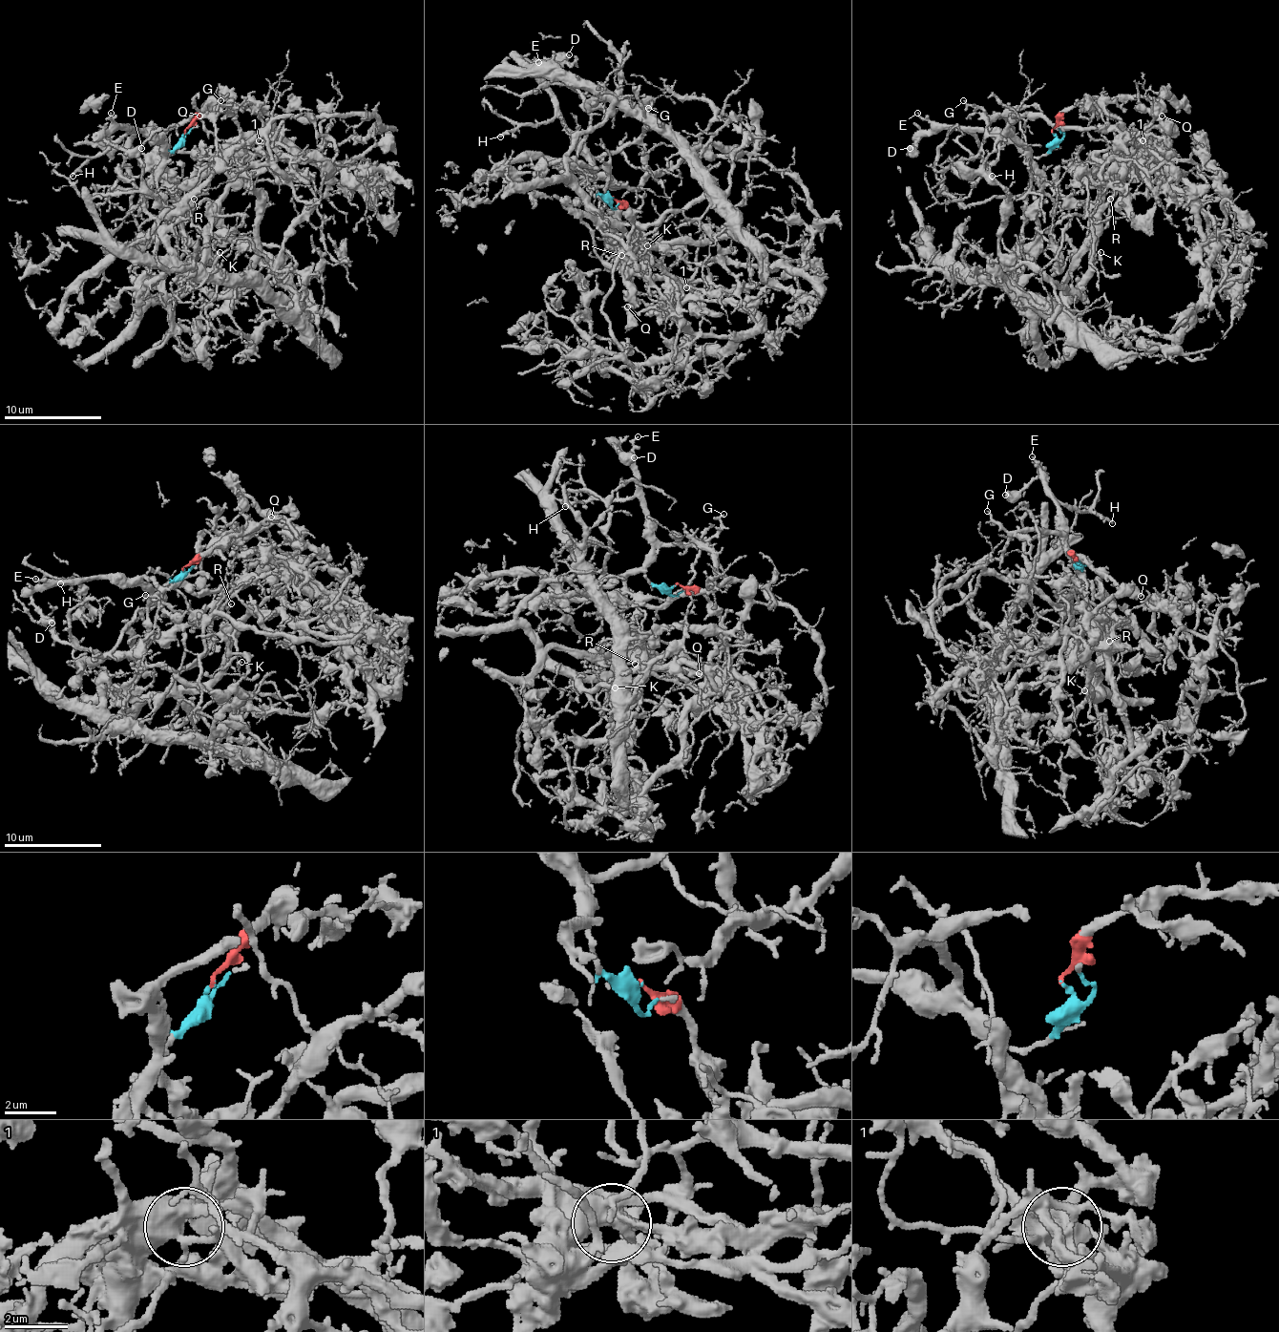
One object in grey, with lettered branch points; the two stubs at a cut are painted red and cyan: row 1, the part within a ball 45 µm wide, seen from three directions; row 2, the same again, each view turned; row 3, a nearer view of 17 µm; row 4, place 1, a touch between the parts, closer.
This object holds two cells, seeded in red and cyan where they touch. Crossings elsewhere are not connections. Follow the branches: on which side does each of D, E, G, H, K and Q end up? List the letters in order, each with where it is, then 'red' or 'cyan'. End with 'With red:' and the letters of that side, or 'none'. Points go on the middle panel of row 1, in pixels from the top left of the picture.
D: at (569, 54); cyan
E: at (538, 62); cyan
G: at (648, 108); cyan
H: at (500, 137); cyan
K: at (647, 245); red
Q: at (627, 306); red
With red: K, Q

